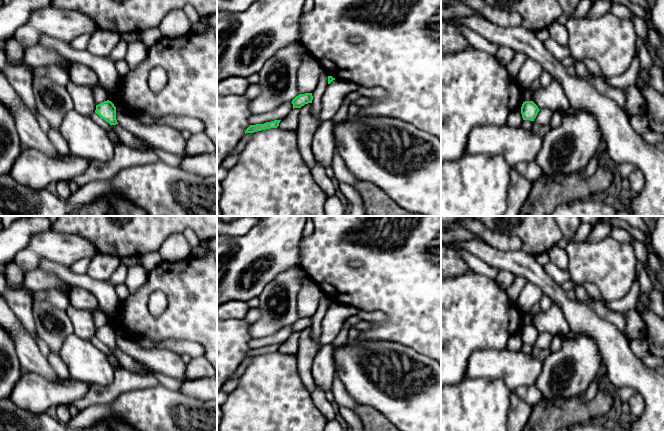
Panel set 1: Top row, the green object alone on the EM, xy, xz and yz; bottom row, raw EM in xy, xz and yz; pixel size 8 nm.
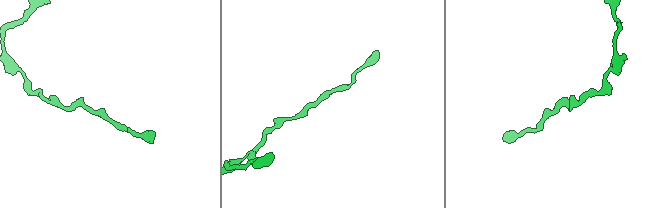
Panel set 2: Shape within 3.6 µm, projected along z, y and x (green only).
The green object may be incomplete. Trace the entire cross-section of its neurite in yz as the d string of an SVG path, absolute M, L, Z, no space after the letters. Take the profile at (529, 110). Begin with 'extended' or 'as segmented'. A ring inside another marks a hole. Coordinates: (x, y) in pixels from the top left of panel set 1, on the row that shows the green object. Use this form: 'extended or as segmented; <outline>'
as segmented; M525 101L521 107L523 120L534 121L539 111L538 106L533 101Z

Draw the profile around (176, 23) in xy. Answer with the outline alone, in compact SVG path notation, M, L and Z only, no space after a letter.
M182 8L174 9L167 14L158 28L163 36L174 38L191 31L193 23L186 16Z

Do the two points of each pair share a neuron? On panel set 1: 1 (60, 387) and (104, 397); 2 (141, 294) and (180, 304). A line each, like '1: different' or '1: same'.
1: different
2: same

